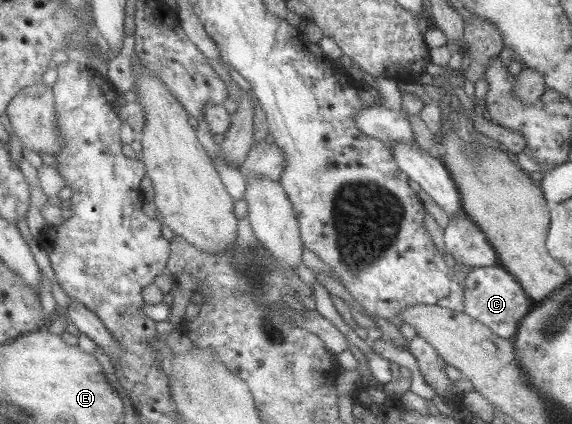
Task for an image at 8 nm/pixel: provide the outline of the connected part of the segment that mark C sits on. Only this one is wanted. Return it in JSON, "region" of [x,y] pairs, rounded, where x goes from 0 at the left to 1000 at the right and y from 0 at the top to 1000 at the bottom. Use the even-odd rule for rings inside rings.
{"region":[[[872,625],[832,630],[813,651],[806,731],[860,778],[871,795],[895,800],[913,752],[934,712],[916,693],[909,670]]]}

